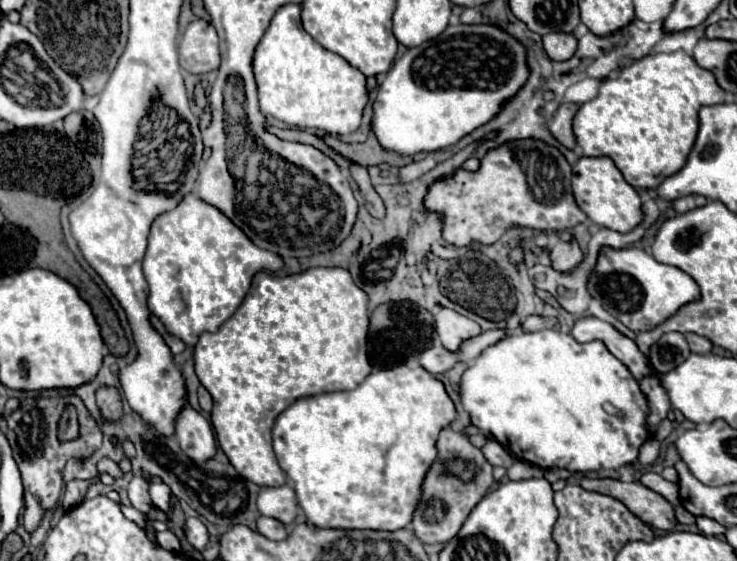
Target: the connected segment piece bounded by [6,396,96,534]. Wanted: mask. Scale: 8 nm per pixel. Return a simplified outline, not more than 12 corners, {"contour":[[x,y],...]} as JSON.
{"contour":[[78,396],[26,398],[6,434],[24,480],[26,532],[34,534],[64,488],[66,406],[96,428]]}

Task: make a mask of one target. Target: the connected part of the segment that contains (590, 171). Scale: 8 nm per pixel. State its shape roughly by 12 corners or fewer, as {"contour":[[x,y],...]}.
{"contour":[[582,156],[572,190],[586,216],[630,232],[640,194],[610,158]]}

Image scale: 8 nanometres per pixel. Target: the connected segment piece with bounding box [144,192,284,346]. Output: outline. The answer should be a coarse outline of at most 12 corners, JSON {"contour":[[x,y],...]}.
{"contour":[[186,194],[152,222],[148,308],[186,346],[284,260]]}

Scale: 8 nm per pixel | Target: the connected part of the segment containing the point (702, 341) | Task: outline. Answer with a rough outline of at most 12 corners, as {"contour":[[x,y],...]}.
{"contour":[[686,334],[694,354],[708,354],[712,342],[698,334]]}

